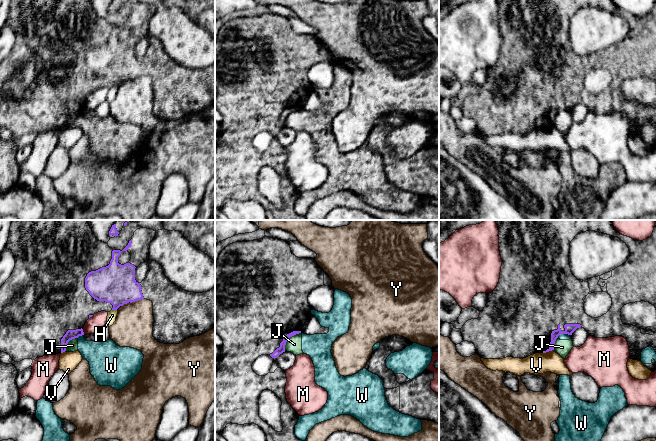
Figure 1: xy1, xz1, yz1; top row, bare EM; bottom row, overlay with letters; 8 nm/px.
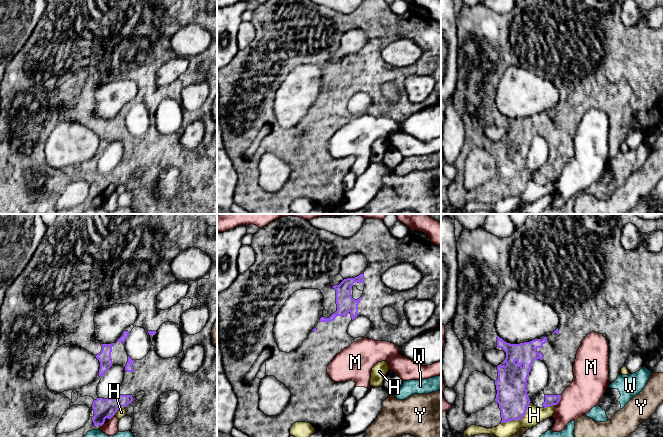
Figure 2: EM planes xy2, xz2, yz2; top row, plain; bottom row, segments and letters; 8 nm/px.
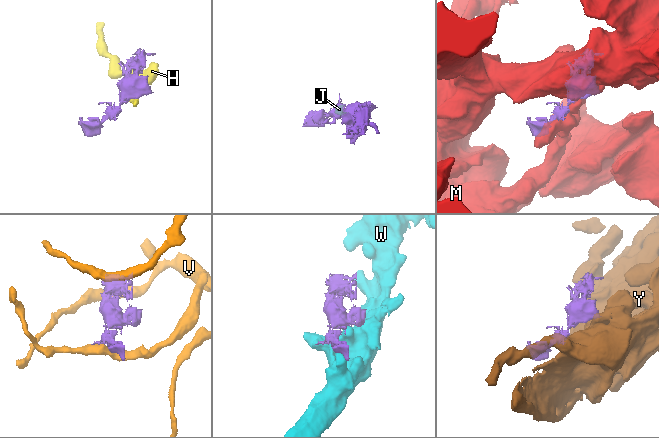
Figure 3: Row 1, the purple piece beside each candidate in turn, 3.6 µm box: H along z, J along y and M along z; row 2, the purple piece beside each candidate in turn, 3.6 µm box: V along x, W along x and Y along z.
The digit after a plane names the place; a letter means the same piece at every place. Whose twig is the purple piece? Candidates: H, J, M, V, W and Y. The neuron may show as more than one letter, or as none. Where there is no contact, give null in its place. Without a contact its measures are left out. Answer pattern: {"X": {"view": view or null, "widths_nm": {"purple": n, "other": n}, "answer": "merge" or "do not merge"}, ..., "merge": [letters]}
{"H": {"view": "yz2", "widths_nm": {"purple": 240, "other": 150}, "answer": "do not merge"}, "J": {"view": "xz1", "widths_nm": {"purple": 60, "other": 130}, "answer": "do not merge"}, "M": {"view": "yz2", "widths_nm": {"purple": 90, "other": 260}, "answer": "do not merge"}, "V": {"view": "yz1", "widths_nm": {"purple": 80, "other": 170}, "answer": "do not merge"}, "W": {"view": "yz1", "widths_nm": {"purple": 80, "other": 50}, "answer": "do not merge"}, "Y": {"view": "xy1", "widths_nm": {"purple": 320, "other": 320}, "answer": "do not merge"}, "merge": []}

